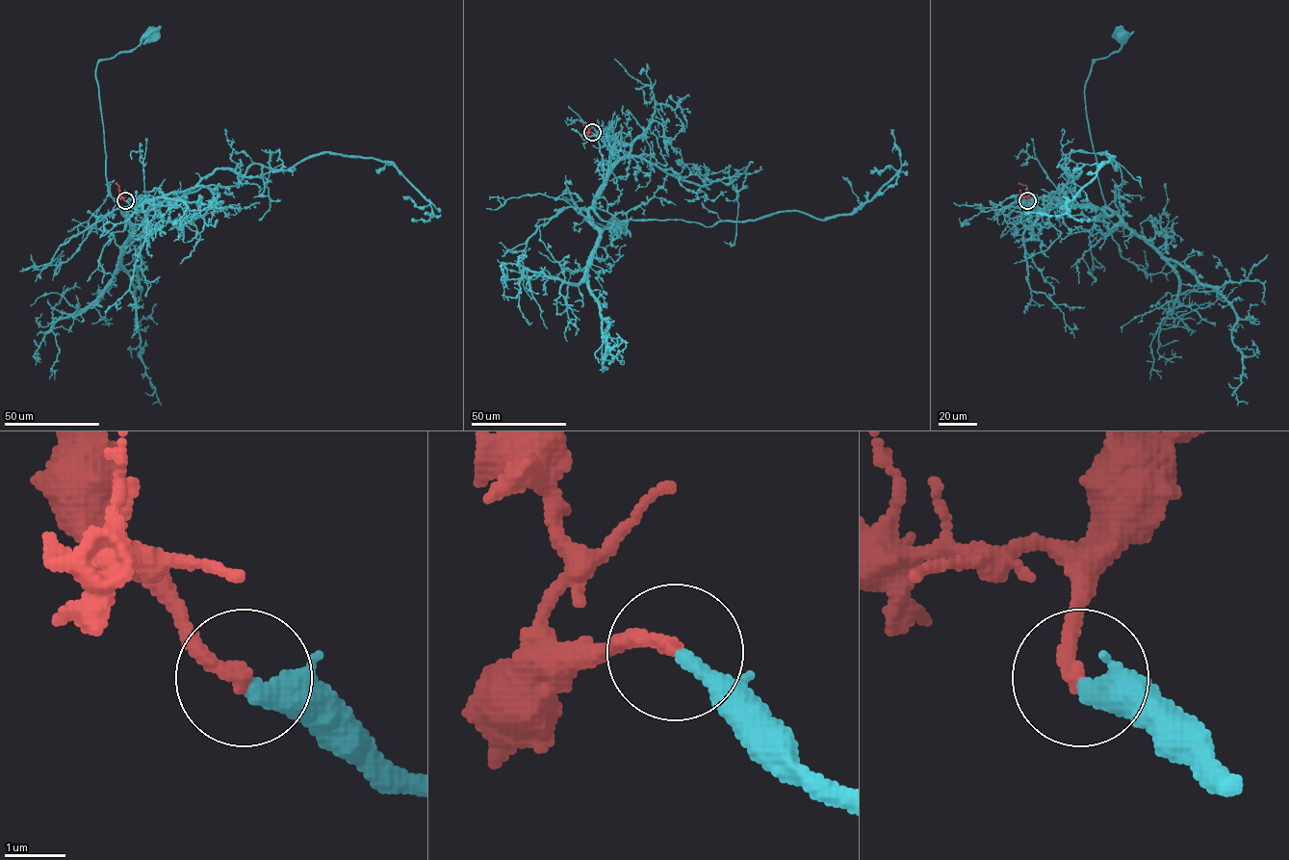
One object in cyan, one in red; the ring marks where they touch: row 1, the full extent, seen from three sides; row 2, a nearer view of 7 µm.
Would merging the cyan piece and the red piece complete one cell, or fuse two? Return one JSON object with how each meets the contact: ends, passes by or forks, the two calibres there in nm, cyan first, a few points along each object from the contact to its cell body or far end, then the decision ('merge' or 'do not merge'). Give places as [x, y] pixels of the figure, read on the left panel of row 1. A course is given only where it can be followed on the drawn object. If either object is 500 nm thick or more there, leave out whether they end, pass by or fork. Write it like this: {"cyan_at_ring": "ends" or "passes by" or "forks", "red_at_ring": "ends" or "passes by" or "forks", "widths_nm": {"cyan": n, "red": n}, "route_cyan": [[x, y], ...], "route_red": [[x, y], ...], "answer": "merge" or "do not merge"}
{"cyan_at_ring": "ends", "red_at_ring": "ends", "widths_nm": {"cyan": 320, "red": 280}, "route_cyan": [[125, 200], [142, 209], [121, 208], [107, 184], [95, 70], [100, 61], [134, 49], [152, 36]], "route_red": [[125, 200], [116, 183]], "answer": "do not merge"}

